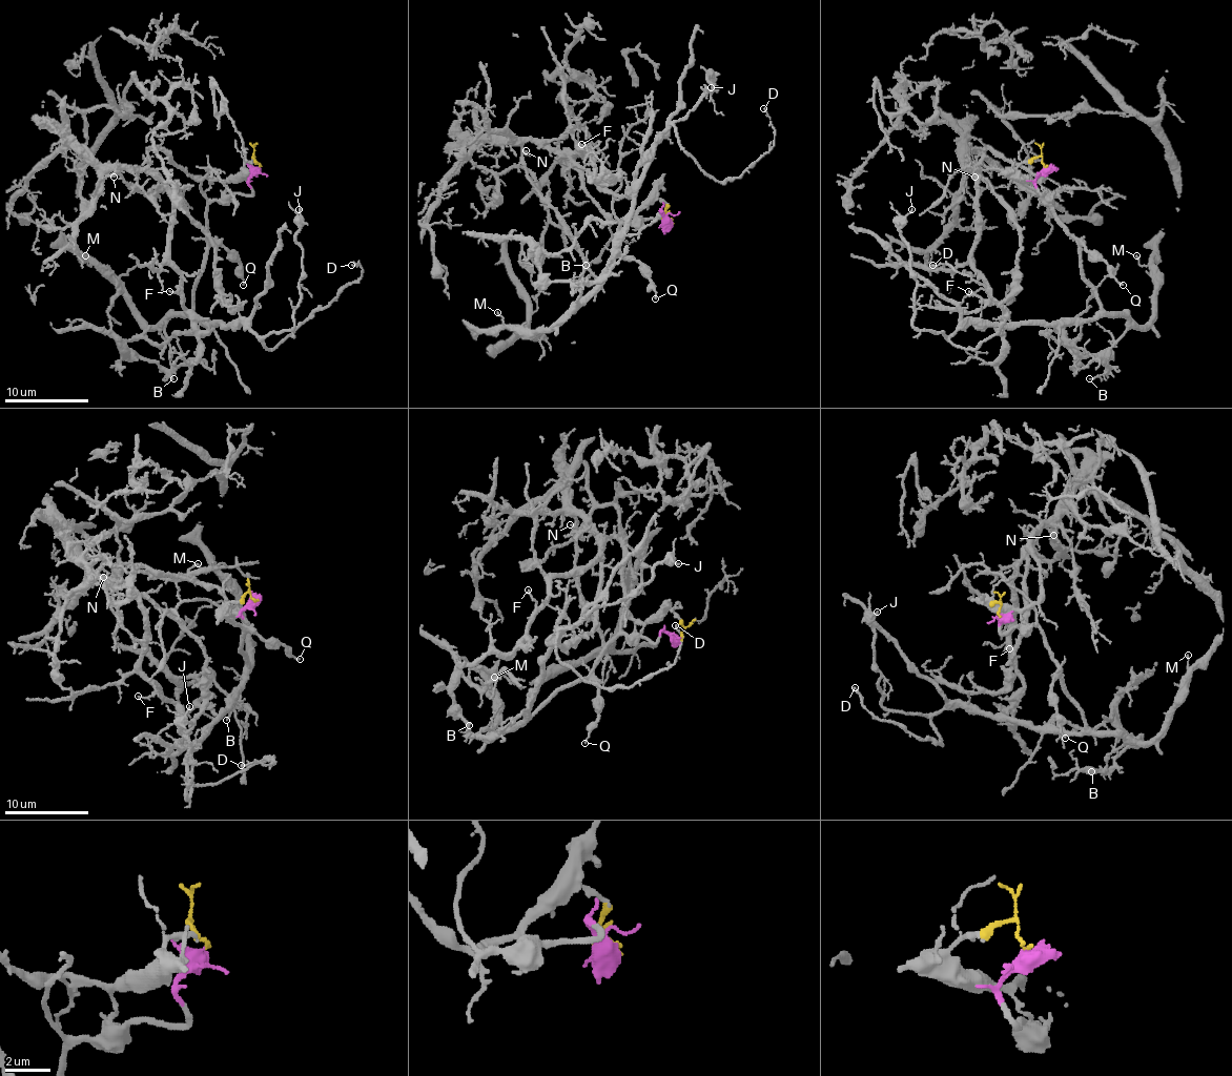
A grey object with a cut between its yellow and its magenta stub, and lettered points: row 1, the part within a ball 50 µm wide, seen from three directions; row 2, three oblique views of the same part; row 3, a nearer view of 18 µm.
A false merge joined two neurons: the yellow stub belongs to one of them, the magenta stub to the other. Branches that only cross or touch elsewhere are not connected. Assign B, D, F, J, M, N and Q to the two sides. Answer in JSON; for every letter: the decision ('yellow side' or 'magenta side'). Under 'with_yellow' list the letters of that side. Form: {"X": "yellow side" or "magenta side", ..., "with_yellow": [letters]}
{"B": "magenta side", "D": "magenta side", "F": "yellow side", "J": "magenta side", "M": "magenta side", "N": "yellow side", "Q": "magenta side", "with_yellow": ["F", "N"]}

